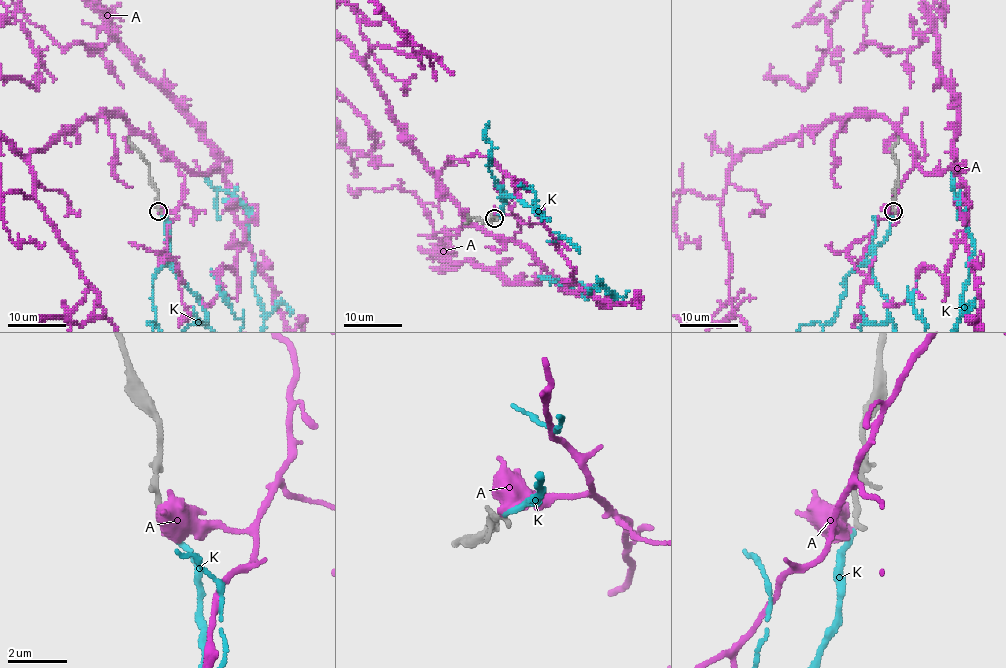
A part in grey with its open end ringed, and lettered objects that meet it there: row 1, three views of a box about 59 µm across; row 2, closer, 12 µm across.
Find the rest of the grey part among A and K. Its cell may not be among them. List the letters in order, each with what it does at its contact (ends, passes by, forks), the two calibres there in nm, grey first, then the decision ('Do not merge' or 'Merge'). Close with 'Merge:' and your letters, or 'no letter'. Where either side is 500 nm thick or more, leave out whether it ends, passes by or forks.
A: Thickness 200 nm (grey) against 650 nm. Do not merge
K: It ends there. Thickness 190 nm (grey) against 160 nm. Merge
Merge: K

